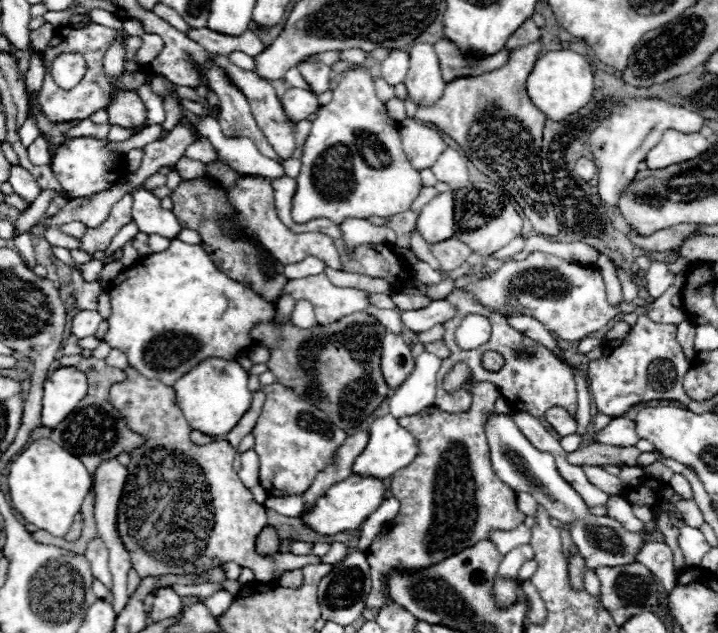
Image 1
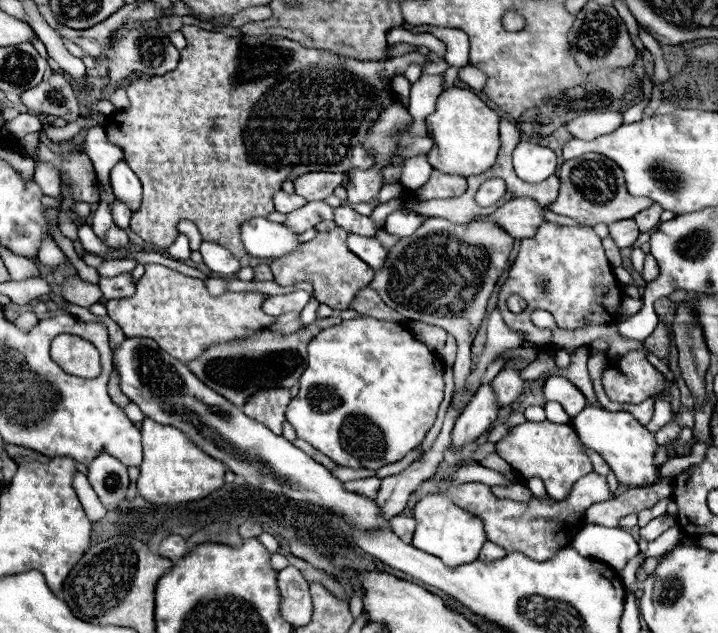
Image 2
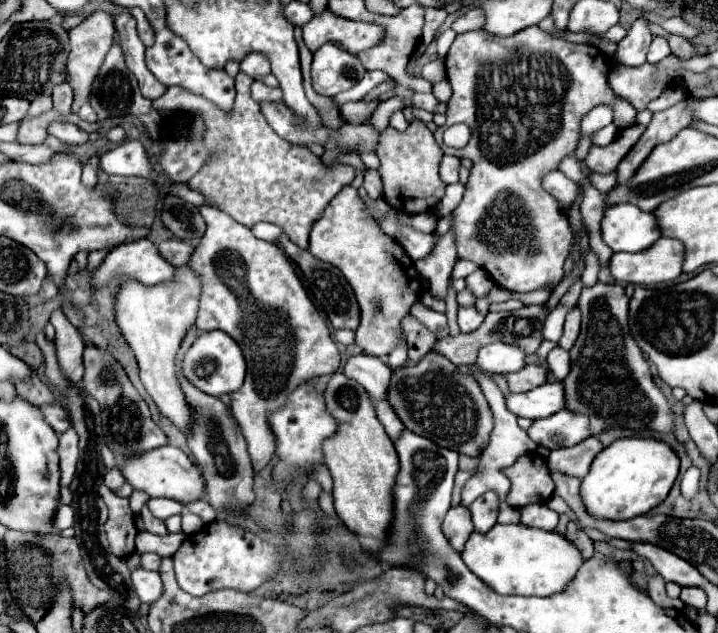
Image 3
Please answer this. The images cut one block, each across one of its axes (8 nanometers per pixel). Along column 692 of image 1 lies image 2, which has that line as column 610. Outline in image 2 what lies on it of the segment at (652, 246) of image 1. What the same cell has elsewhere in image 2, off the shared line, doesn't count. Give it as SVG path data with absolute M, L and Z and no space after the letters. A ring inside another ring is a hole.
M620 220L620 222L610 224L610 236L614 238L616 246L628 248L628 246L632 246L638 240L640 230L638 230L634 220Z

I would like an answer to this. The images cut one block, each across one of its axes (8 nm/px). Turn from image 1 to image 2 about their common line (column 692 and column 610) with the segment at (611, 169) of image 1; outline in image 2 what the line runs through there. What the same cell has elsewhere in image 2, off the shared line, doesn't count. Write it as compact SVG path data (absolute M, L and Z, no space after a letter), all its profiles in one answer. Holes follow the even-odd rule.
M600 112L600 114L584 114L574 118L572 122L566 124L566 130L570 132L572 138L592 140L598 138L600 134L608 134L616 130L620 124L622 124L620 112Z

